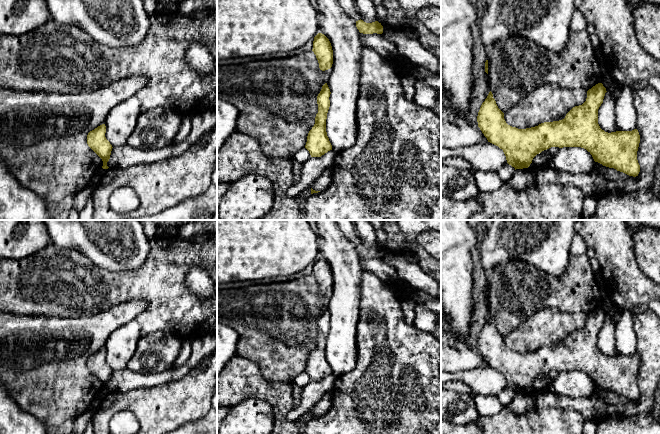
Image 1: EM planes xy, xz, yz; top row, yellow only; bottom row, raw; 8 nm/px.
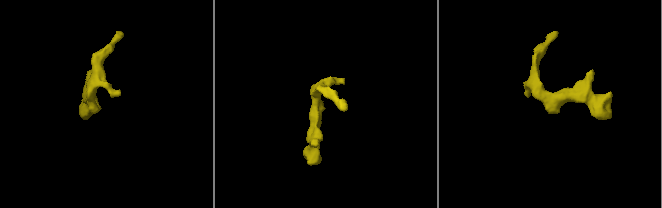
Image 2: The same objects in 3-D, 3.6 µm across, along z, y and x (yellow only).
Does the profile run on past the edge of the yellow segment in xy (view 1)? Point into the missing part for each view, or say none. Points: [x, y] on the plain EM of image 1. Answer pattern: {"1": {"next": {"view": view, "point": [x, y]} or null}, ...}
{"1": {"next": null}}

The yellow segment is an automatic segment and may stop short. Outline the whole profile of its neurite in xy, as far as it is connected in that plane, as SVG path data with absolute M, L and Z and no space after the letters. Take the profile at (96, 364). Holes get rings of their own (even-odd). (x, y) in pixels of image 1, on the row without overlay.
M102 348L90 355L87 359L88 370L102 383L103 393L108 393L107 386L110 383L112 369L105 361L106 350Z

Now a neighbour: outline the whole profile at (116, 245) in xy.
M141 220L43 221L50 243L77 250L105 270L137 270L149 254L149 238L143 231Z

